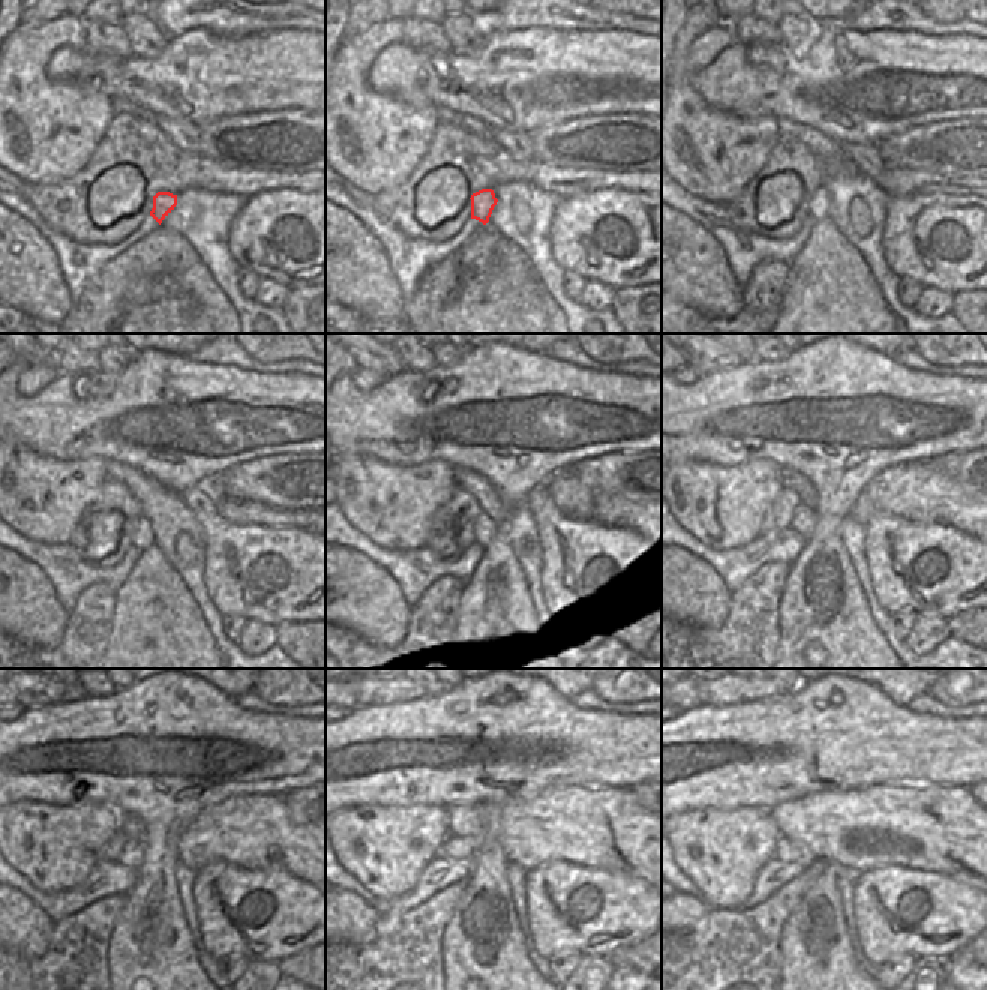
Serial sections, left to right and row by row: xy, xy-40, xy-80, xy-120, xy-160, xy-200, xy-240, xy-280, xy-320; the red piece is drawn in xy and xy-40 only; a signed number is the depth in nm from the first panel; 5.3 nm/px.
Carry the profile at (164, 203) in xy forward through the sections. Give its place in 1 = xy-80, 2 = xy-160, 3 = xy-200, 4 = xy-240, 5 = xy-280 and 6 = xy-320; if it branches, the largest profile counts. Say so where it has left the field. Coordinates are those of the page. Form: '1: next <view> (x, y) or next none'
1: next xy-80 (818, 201)
2: next xy-160 (483, 528)
3: next xy-200 (803, 522)
4: next xy-240 (132, 854)
5: next xy-280 (453, 848)
6: next xy-320 (786, 851)

